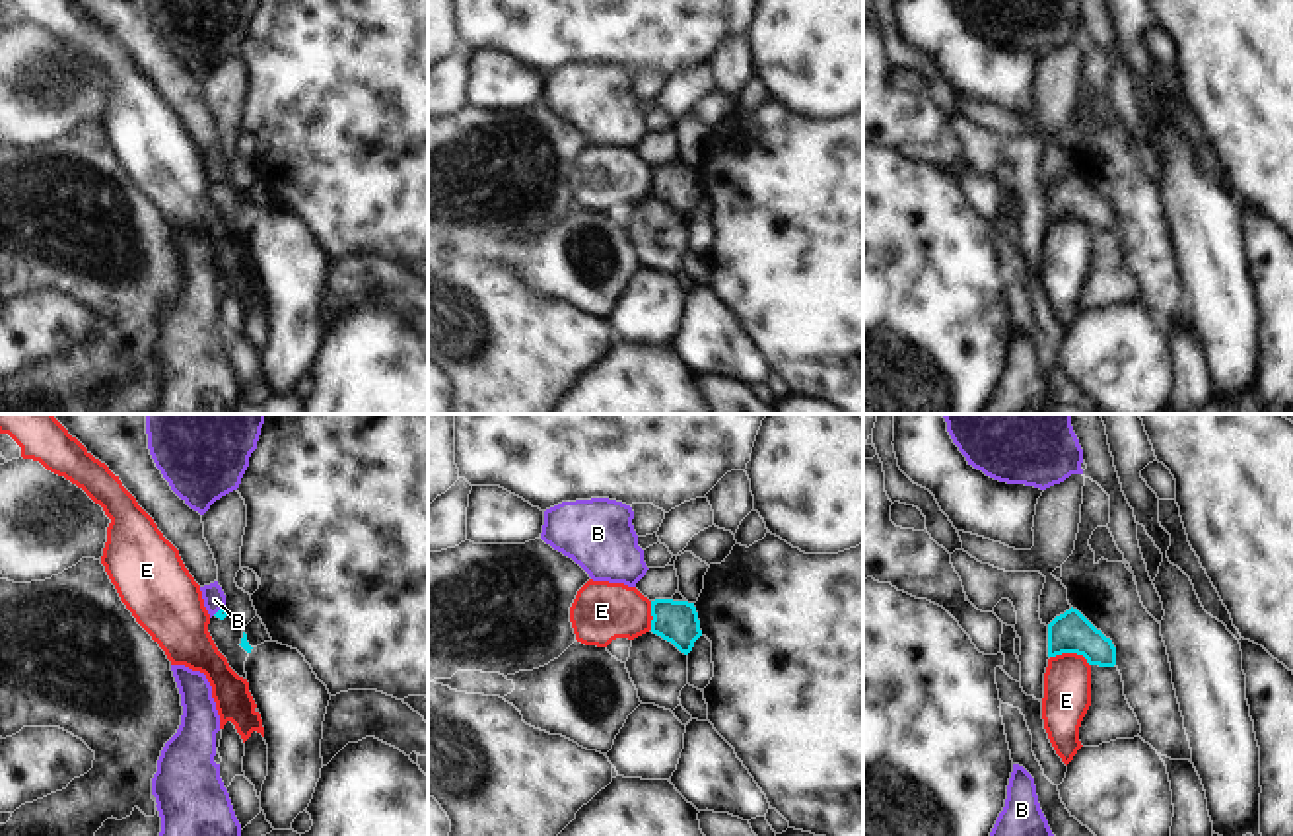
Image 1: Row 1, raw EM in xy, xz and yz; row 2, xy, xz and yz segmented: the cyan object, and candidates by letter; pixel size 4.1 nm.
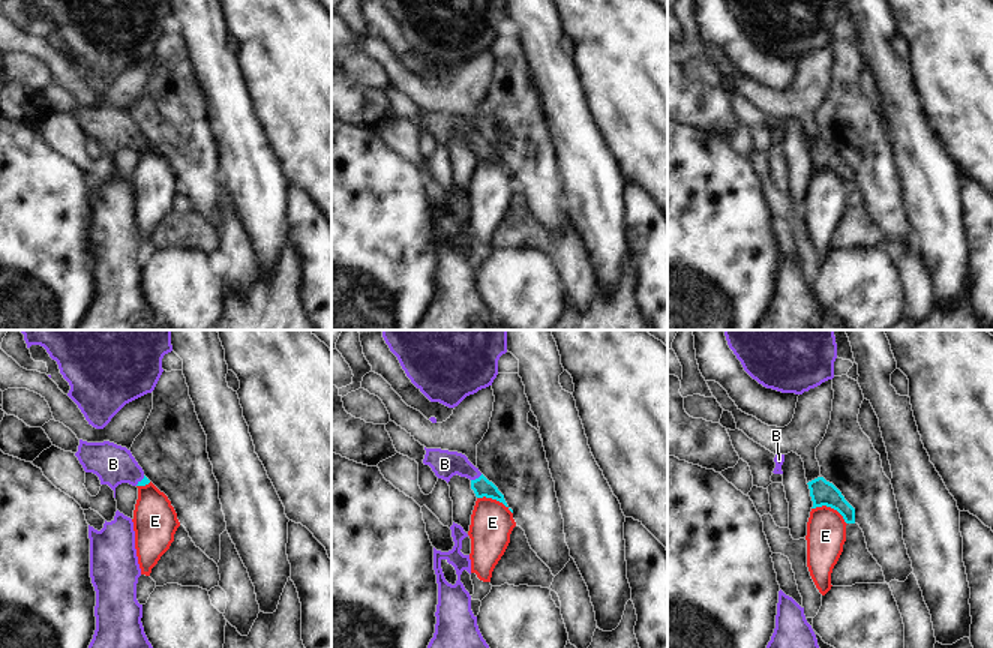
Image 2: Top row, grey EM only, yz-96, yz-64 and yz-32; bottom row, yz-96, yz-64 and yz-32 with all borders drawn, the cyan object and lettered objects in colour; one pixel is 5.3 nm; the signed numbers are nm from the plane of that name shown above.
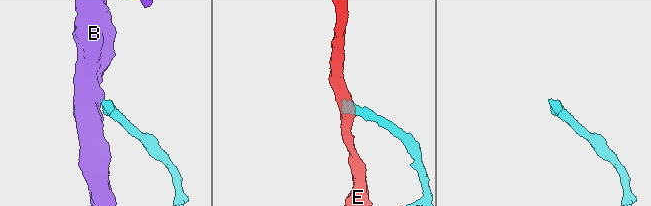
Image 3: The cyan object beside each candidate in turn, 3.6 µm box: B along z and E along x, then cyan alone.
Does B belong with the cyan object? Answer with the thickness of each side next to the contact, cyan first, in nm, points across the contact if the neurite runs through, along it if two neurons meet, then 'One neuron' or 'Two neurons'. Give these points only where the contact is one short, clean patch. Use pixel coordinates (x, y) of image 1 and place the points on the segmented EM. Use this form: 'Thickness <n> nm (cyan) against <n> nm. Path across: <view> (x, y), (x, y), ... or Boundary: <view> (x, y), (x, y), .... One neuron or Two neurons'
Thickness 50 nm (cyan) against 90 nm. Path across: xy (222, 613), (218, 611), (214, 599). One neuron

